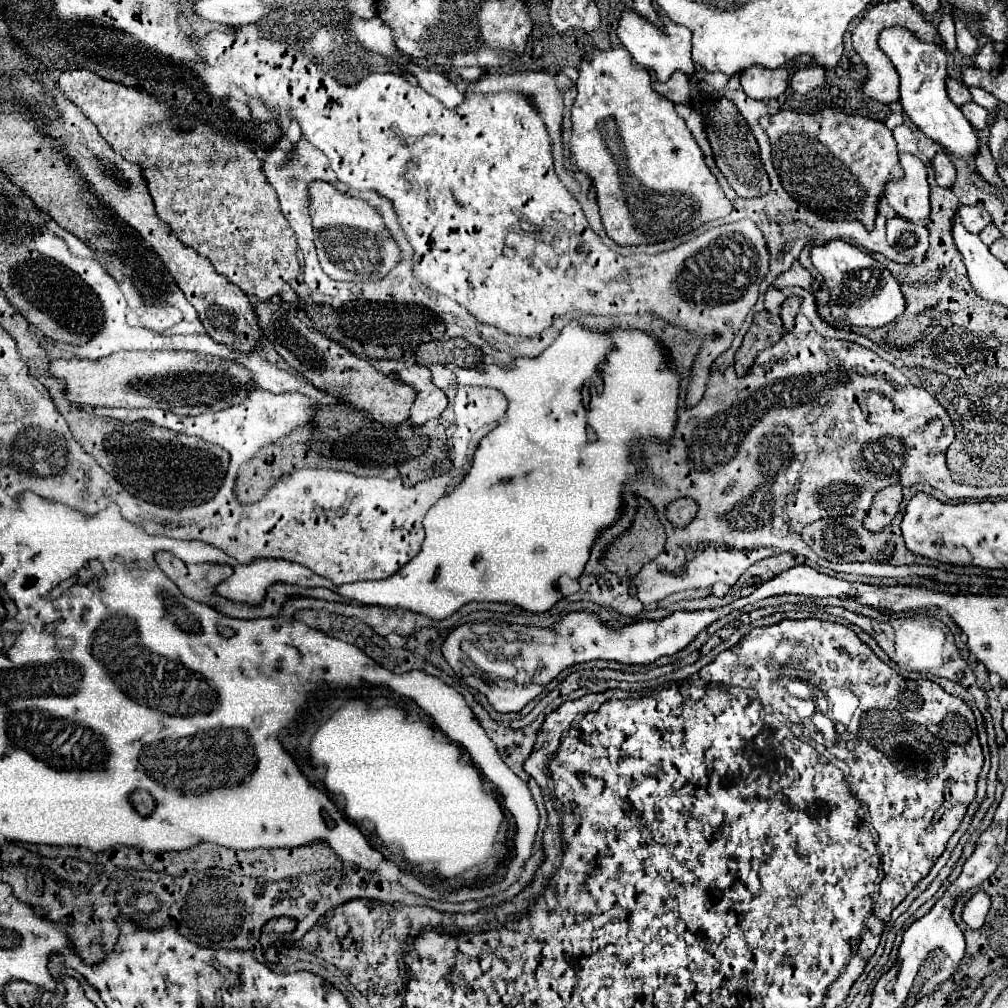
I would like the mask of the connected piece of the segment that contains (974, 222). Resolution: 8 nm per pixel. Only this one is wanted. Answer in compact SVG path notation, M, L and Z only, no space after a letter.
M959 206L957 216L971 234L979 234L991 222L991 216L977 206Z

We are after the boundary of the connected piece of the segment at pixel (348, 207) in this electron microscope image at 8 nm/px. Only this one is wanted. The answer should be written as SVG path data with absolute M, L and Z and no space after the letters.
M315 180L307 186L309 216L315 228L315 246L321 268L335 280L365 282L381 280L397 262L399 248L389 236L381 216L375 208L367 206L359 198L337 192L329 182Z

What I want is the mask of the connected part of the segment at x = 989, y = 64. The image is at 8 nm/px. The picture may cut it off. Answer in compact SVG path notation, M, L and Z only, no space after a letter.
M988 42L973 58L974 65L981 70L999 70L1001 68L1001 54L995 52L994 43Z

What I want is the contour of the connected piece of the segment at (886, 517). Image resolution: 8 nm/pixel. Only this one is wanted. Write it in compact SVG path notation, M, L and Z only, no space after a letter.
M895 484L895 486L887 486L887 488L879 490L879 494L875 494L871 508L863 520L863 526L867 530L879 532L891 524L891 520L897 516L897 510L899 510L899 504L903 498L901 490L903 488L899 484Z

